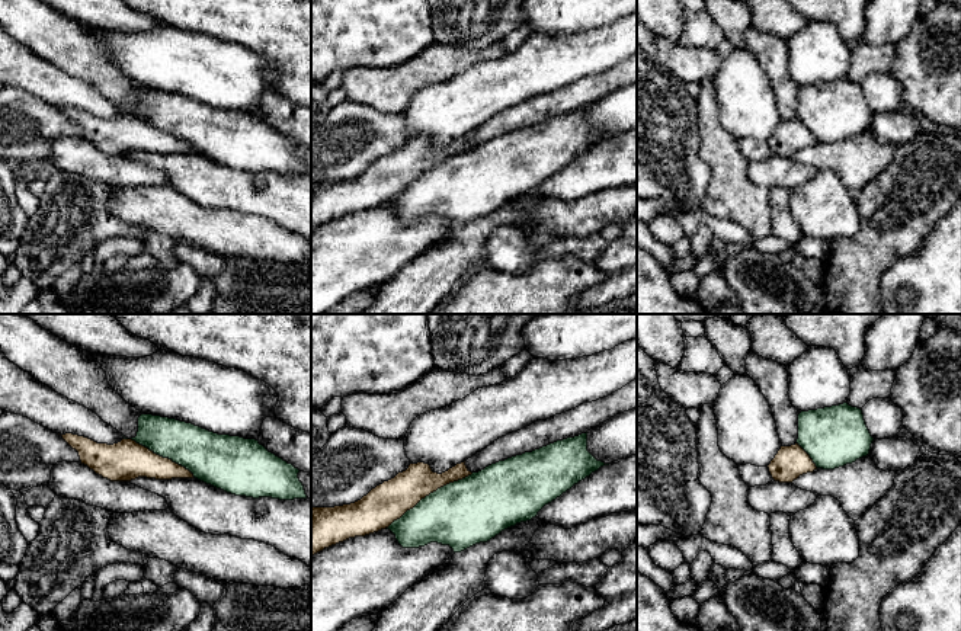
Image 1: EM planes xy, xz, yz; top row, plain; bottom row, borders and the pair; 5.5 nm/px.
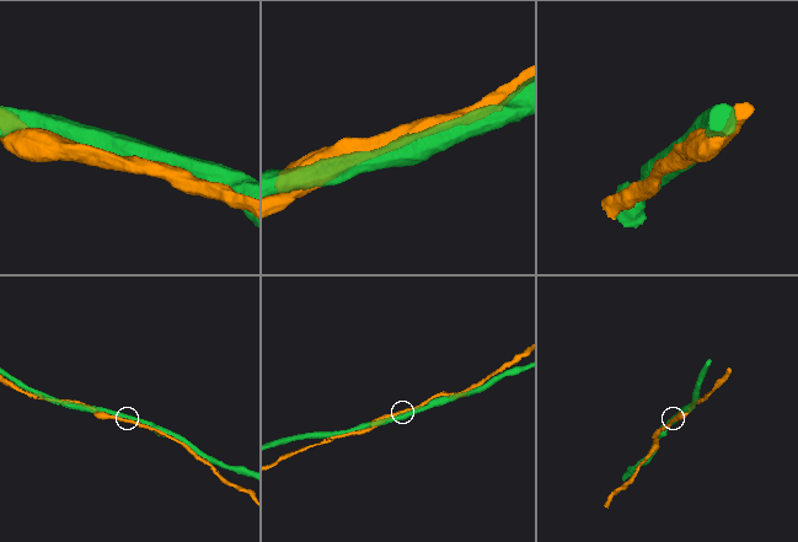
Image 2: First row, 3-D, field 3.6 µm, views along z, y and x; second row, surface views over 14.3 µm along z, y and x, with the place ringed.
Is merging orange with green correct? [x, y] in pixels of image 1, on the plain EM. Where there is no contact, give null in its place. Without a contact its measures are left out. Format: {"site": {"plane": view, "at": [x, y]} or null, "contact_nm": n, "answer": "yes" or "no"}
{"site": {"plane": "xz", "at": [429, 167]}, "contact_nm": 550, "answer": "no"}

